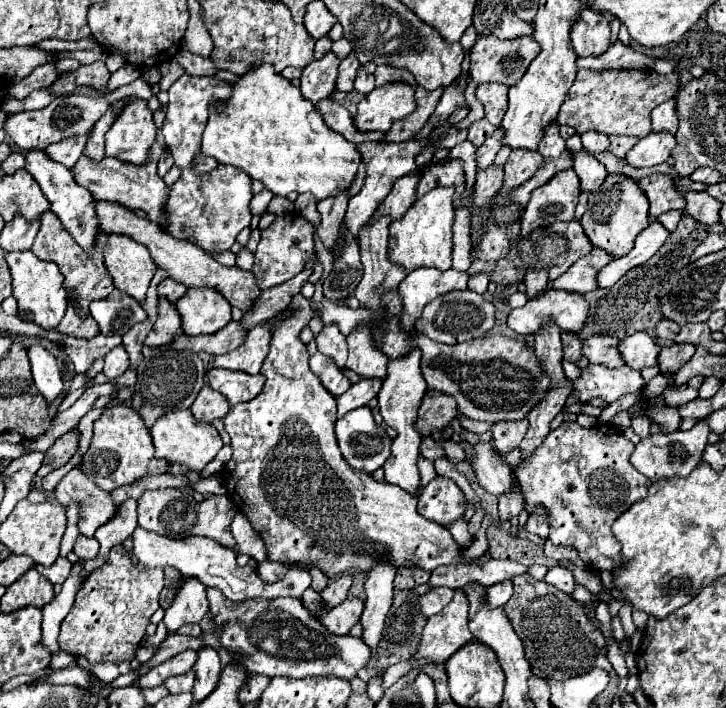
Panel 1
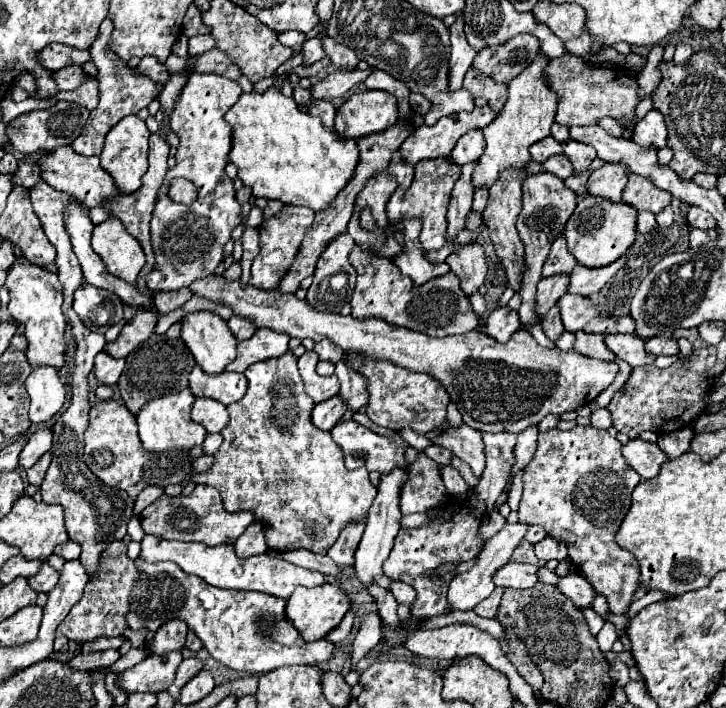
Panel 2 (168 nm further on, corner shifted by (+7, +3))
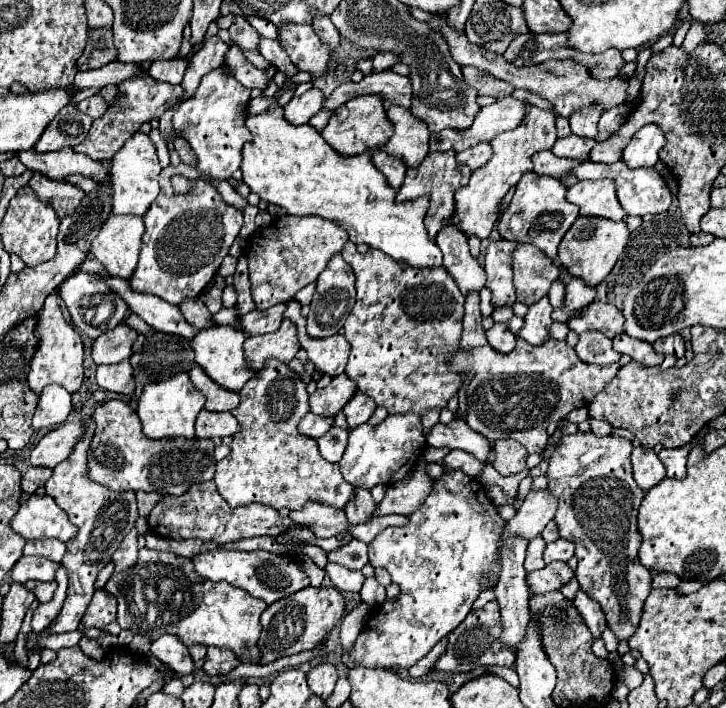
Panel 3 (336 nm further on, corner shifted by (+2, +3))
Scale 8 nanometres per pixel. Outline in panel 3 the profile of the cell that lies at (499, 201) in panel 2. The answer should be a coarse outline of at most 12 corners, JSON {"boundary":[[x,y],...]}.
{"boundary":[[531,243],[513,251],[517,301],[531,305],[559,277]]}

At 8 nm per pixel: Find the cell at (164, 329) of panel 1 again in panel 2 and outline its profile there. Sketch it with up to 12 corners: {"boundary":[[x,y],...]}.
{"boundary":[[138,311],[104,351],[126,357],[154,333],[158,313]]}

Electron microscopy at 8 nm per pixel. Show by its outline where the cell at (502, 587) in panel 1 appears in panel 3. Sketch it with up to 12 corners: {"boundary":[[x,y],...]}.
{"boundary":[[499,605],[471,611],[449,633],[435,669],[513,667],[501,645]]}

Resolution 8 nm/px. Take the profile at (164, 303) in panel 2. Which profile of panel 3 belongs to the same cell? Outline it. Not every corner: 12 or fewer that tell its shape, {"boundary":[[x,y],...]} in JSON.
{"boundary":[[201,299],[179,305],[185,321],[197,329],[211,325]]}

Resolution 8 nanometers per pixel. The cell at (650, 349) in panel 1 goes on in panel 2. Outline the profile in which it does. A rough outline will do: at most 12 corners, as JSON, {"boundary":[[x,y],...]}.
{"boundary":[[606,335],[604,343],[630,367],[652,365],[636,335]]}

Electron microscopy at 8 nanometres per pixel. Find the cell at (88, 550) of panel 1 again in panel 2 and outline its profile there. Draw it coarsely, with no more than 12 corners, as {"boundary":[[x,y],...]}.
{"boundary":[[72,541],[56,545],[54,553],[64,561],[80,557],[80,547]]}

